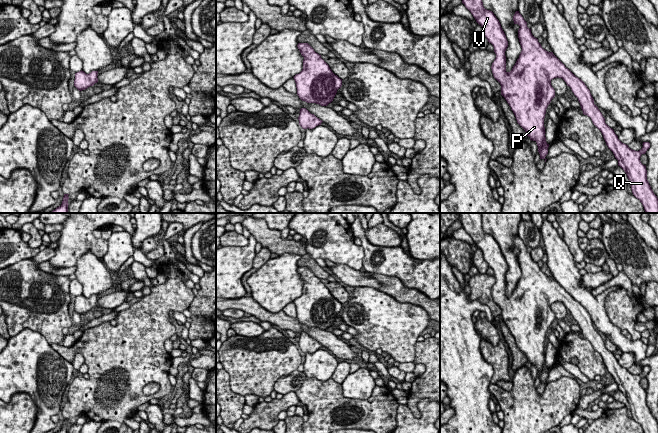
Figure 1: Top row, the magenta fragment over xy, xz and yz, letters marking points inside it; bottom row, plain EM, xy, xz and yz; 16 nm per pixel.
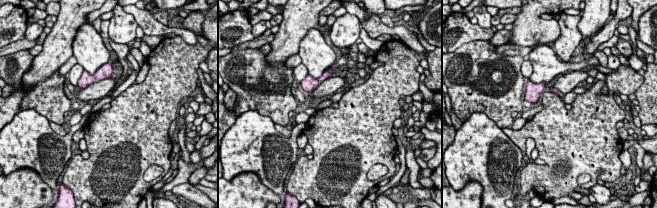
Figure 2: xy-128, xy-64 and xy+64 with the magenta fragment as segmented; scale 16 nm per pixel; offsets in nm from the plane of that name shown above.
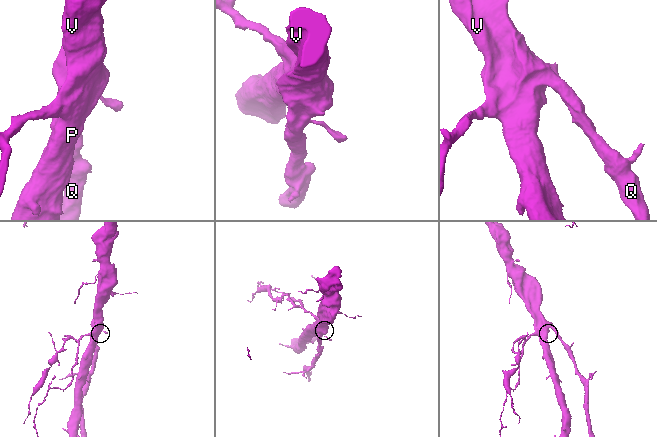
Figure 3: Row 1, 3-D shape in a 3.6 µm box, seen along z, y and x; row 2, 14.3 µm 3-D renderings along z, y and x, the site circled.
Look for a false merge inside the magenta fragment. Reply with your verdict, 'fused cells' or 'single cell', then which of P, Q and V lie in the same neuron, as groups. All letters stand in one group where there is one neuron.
single cell; groups P Q V

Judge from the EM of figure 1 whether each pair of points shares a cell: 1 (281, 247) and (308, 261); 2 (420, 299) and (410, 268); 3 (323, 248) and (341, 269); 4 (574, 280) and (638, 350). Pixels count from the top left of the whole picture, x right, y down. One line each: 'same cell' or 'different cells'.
1: same cell
2: different cells
3: different cells
4: same cell

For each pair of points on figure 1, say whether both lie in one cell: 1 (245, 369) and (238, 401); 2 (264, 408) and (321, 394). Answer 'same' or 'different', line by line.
1: different
2: different

